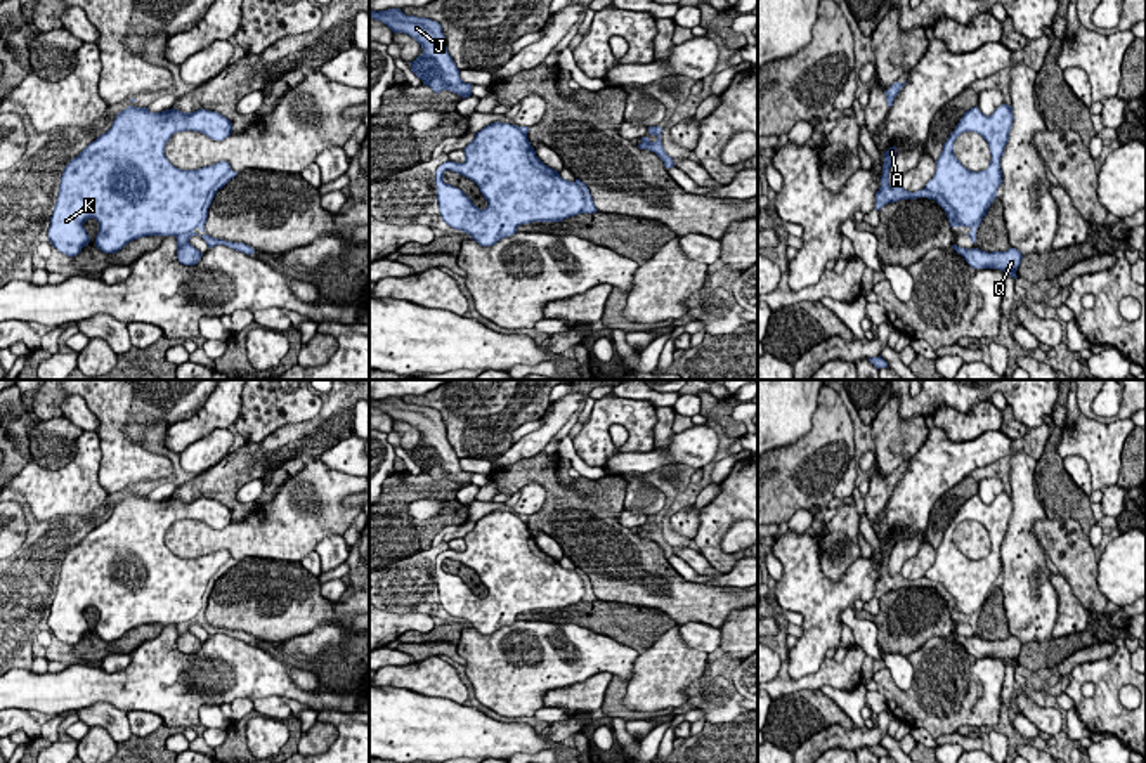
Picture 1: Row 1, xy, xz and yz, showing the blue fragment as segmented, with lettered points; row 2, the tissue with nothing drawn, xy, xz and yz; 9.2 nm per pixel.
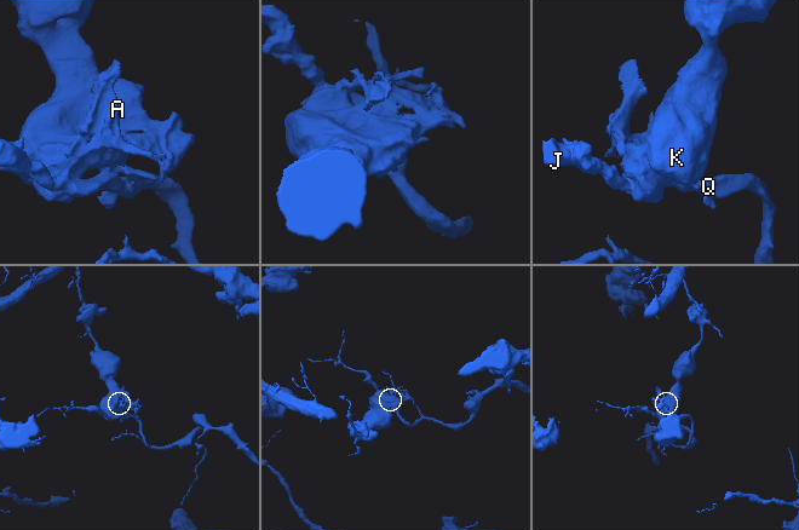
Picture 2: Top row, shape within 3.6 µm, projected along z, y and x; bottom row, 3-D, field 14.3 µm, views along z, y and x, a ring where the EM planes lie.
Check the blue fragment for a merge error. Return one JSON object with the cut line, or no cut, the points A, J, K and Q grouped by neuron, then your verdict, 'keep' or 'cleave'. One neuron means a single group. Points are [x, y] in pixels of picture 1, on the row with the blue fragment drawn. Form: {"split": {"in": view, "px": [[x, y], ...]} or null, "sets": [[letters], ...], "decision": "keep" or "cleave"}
{"split": {"in": "xy", "px": [[231, 170], [208, 193], [203, 217], [189, 231], [175, 236]]}, "sets": [["A", "J", "Q"], ["K"]], "decision": "cleave"}

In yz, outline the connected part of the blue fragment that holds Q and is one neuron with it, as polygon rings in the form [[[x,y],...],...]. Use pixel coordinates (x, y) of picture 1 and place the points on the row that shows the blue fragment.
[[[952,245],[952,248],[964,257],[964,260],[973,267],[973,269],[999,269],[1009,274],[1011,277],[1018,277],[1016,271],[1021,264],[1021,251],[1016,248],[1009,248],[1007,251],[981,251],[976,246],[967,250],[960,248],[957,245]]]

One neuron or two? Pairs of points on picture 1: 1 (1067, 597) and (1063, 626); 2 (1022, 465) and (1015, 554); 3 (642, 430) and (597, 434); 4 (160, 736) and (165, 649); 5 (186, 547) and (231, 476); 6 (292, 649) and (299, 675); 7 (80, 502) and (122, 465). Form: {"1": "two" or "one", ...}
{"1": "one", "2": "one", "3": "one", "4": "two", "5": "two", "6": "one", "7": "two"}

